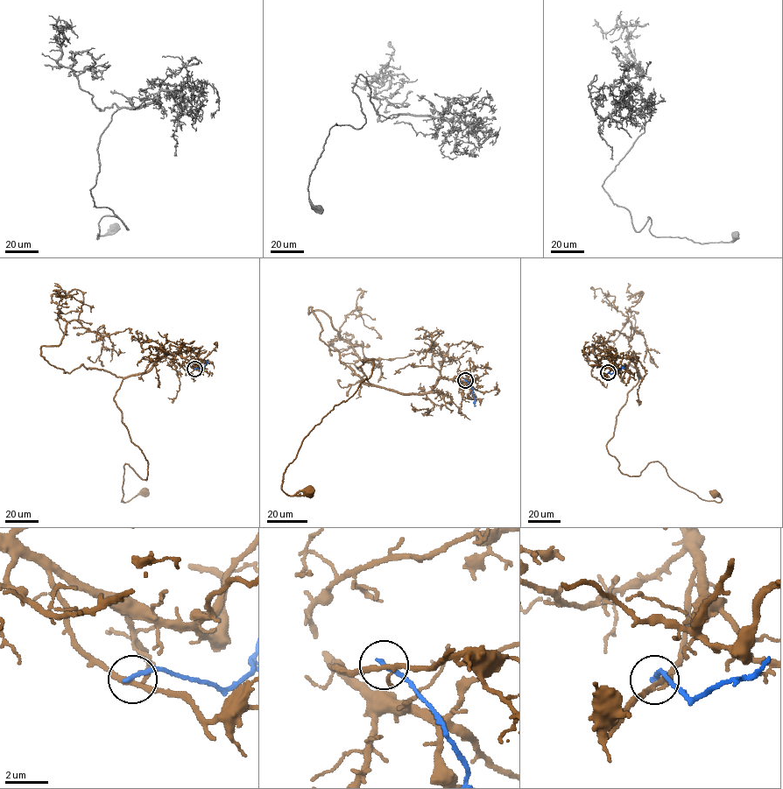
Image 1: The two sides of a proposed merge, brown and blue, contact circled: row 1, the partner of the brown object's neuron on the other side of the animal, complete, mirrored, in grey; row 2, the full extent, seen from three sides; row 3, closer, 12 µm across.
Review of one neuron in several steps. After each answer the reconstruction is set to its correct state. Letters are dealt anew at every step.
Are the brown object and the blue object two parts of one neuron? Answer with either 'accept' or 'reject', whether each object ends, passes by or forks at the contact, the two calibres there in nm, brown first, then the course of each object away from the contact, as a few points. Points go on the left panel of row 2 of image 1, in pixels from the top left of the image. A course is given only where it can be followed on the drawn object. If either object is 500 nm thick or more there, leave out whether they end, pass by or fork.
reject | brown forks | blue ends | 200/240 nm | brown via (194, 369), (166, 353), (126, 377), (114, 398), (148, 464), (146, 479), (125, 463), (122, 502), (144, 491) | blue via (194, 369), (201, 369), (209, 362)

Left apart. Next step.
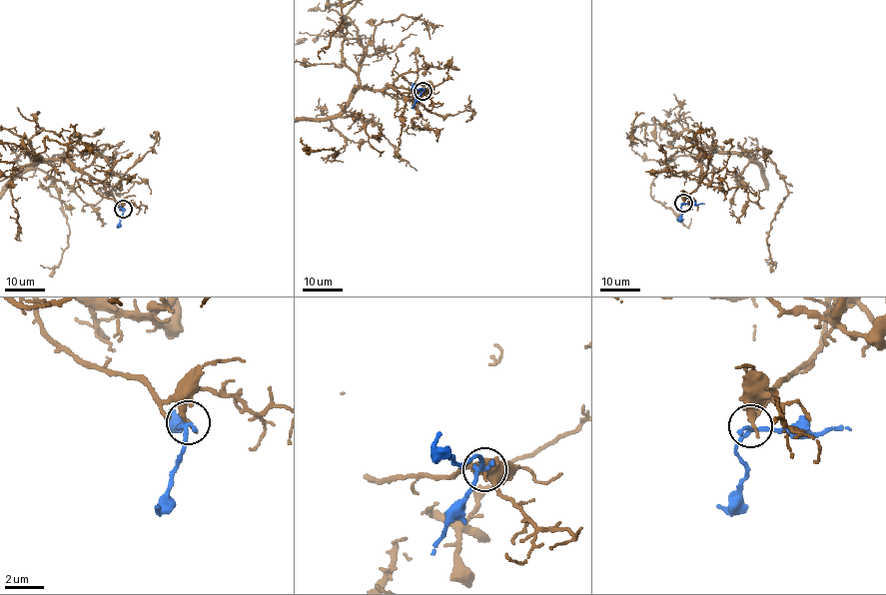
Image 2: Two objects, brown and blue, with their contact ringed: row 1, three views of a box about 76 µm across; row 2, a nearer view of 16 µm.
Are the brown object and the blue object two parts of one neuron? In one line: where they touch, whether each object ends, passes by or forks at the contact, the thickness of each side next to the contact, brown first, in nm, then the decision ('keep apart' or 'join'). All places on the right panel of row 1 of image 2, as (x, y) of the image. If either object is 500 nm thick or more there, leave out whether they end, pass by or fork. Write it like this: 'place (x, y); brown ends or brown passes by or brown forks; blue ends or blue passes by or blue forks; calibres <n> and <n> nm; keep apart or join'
place (683, 203); brown ends; blue passes by; calibres 300 and 220 nm; keep apart

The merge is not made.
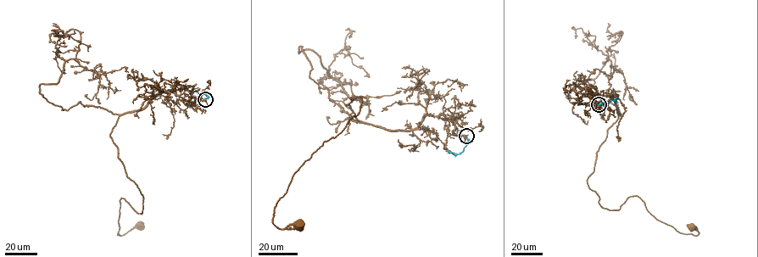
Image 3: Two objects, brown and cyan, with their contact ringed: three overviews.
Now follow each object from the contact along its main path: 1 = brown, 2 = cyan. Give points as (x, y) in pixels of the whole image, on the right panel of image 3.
1: (599, 104), (606, 95), (619, 114), (587, 181), (599, 203), (637, 196), (677, 231), (697, 236), (691, 226)
2: (599, 104), (616, 101), (615, 98)

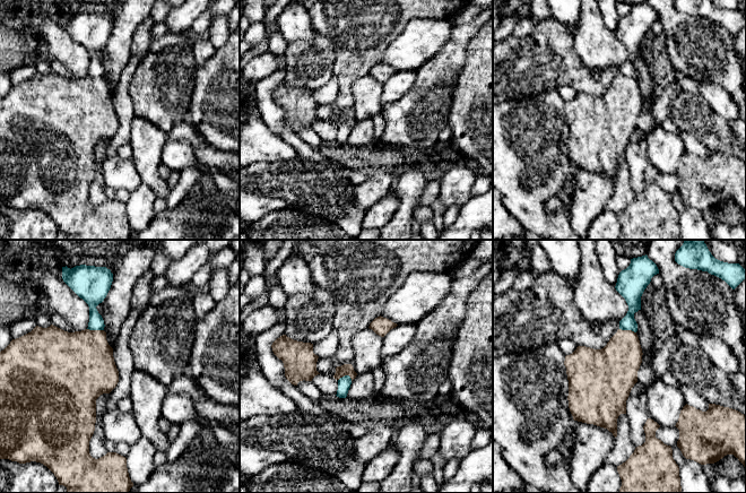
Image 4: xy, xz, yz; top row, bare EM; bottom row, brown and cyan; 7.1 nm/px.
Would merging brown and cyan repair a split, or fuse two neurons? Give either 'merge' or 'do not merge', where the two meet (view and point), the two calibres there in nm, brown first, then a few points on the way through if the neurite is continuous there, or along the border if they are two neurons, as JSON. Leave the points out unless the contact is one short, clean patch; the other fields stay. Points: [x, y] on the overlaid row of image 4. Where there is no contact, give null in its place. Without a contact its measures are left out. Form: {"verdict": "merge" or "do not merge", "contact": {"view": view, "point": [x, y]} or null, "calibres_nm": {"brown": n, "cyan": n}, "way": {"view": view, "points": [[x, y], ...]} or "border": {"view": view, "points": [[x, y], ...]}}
{"verdict": "do not merge", "contact": {"view": "xy", "point": [95, 330]}, "calibres_nm": {"brown": 440, "cyan": 150}, "border": {"view": "xy", "points": [[87, 328], [103, 330]]}}

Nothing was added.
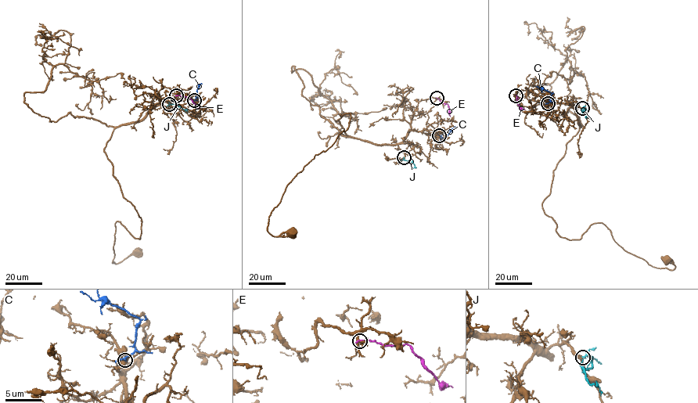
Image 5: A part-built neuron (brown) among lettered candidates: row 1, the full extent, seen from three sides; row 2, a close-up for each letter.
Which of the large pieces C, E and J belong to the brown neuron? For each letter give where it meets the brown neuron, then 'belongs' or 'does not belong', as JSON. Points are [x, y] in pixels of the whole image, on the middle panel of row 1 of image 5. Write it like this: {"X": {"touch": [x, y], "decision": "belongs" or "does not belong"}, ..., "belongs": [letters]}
{"C": {"touch": [439, 135], "decision": "does not belong"}, "E": {"touch": [437, 98], "decision": "does not belong"}, "J": {"touch": [404, 157], "decision": "belongs"}, "belongs": ["J"]}

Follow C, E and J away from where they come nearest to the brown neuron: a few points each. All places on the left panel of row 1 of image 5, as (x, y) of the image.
C: (194, 100), (198, 86), (202, 84)
E: (176, 95), (188, 96), (199, 107)
J: (169, 104), (181, 107), (185, 113)

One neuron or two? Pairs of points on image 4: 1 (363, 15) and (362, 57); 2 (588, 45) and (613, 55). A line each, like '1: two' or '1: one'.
1: one
2: one

